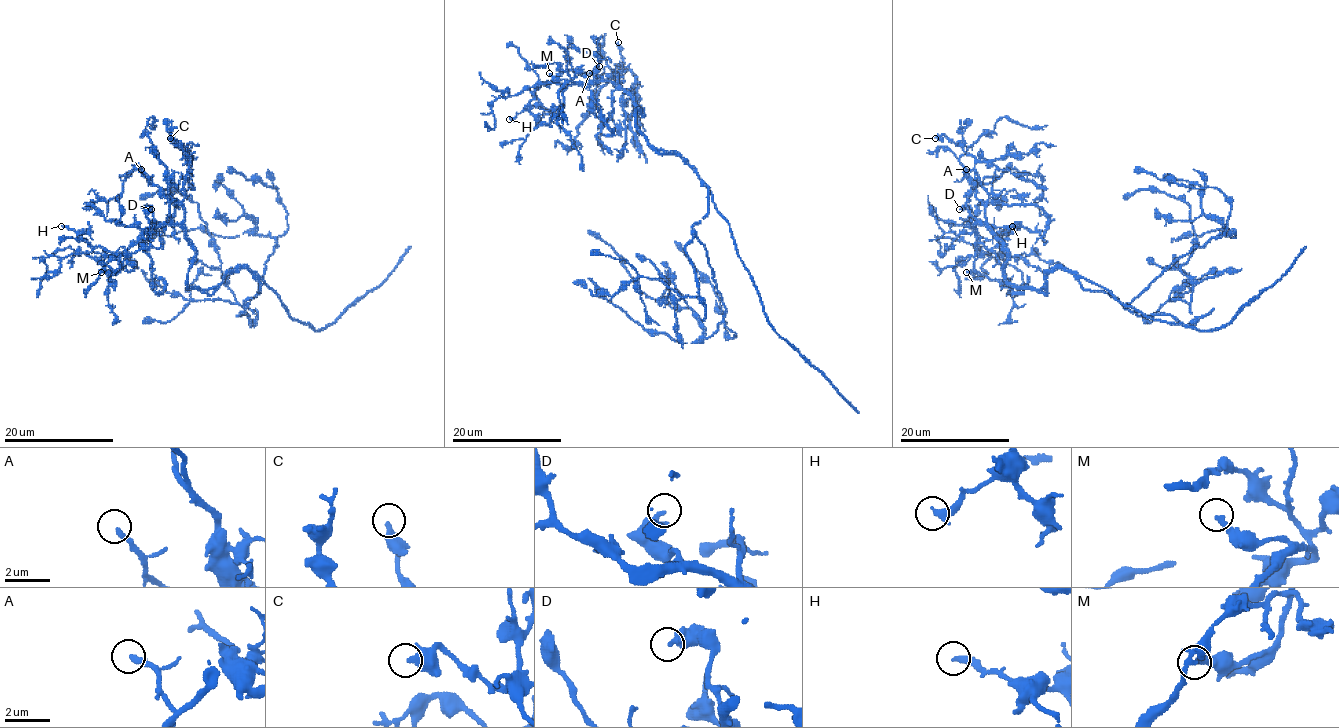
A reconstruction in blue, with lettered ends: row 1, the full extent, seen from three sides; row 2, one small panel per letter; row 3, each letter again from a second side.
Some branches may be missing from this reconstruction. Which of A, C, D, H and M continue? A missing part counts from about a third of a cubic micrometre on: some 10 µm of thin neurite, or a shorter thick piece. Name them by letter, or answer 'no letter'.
no letter

